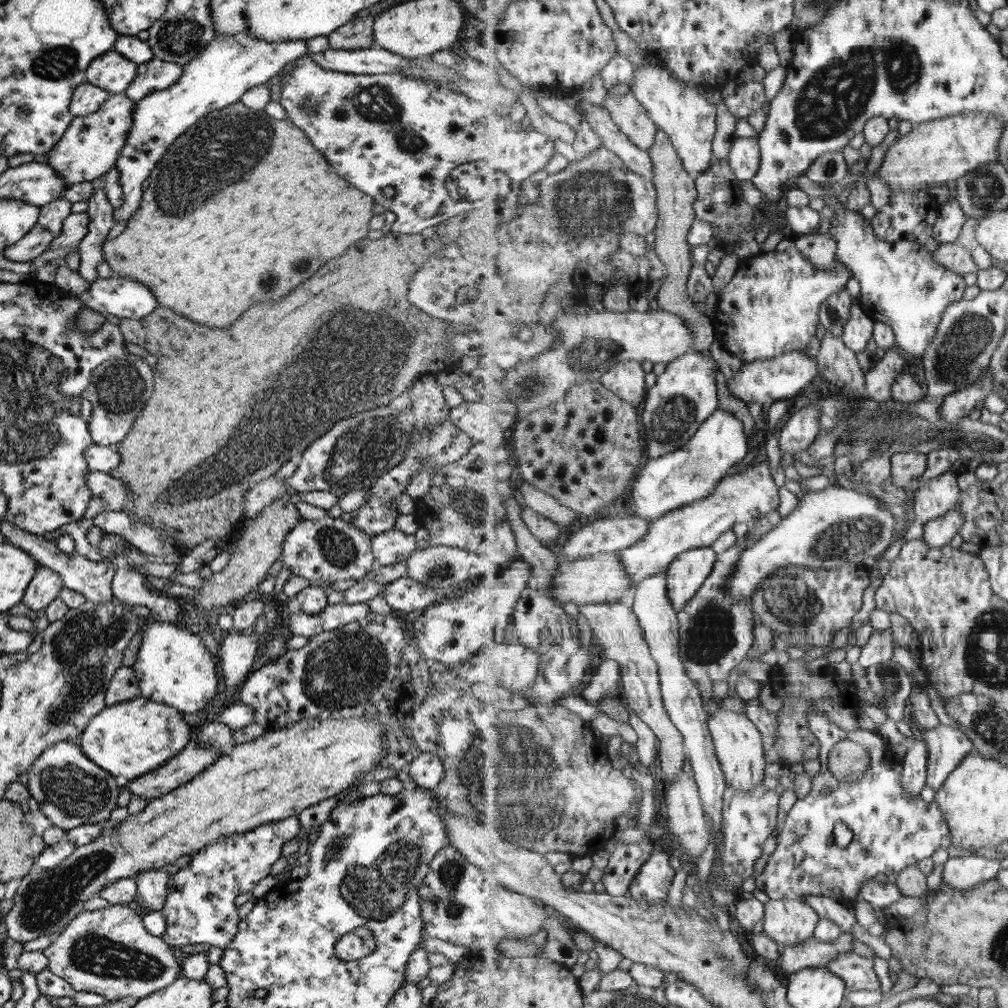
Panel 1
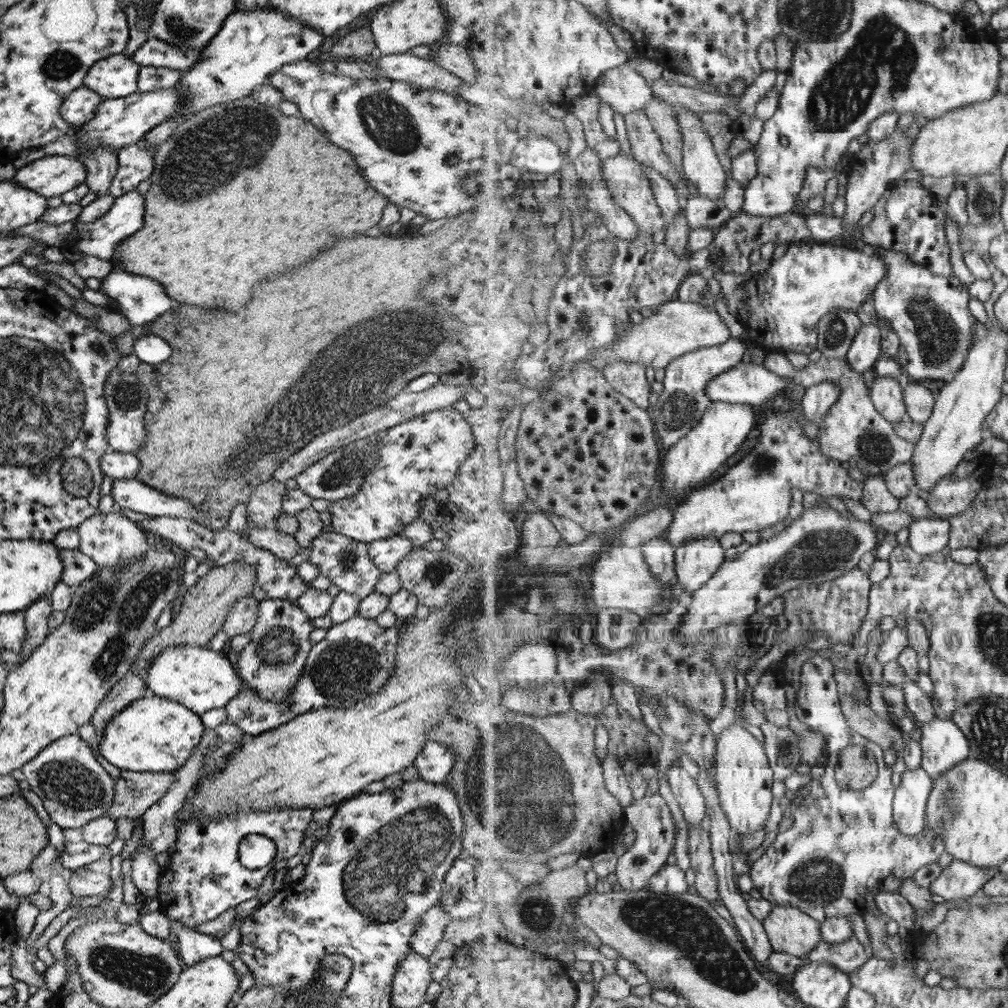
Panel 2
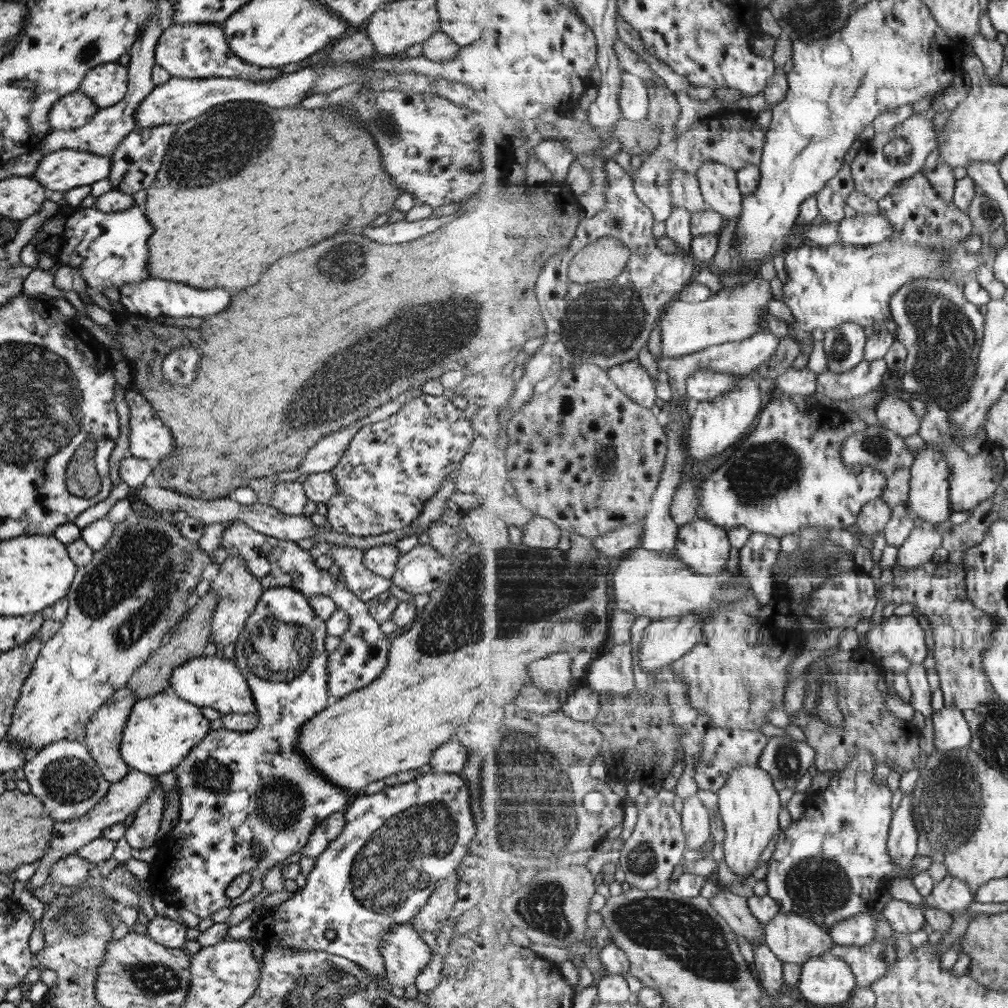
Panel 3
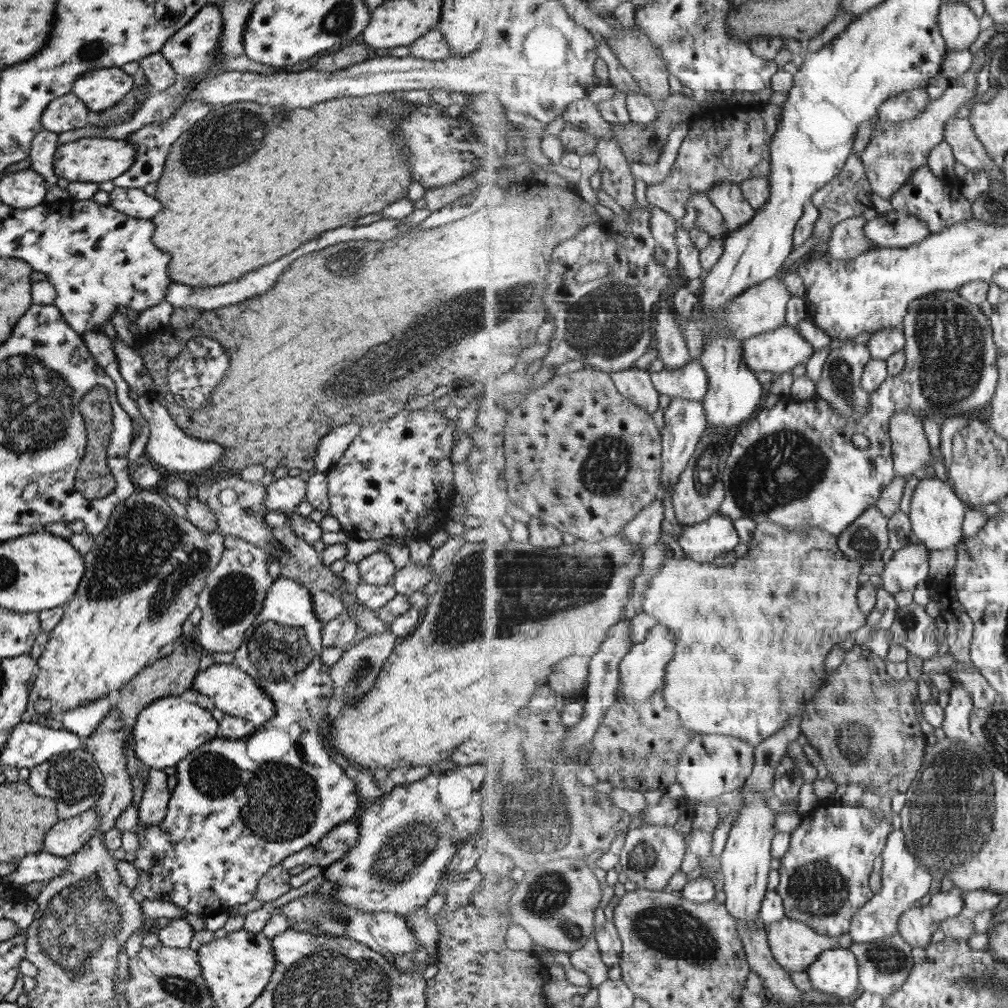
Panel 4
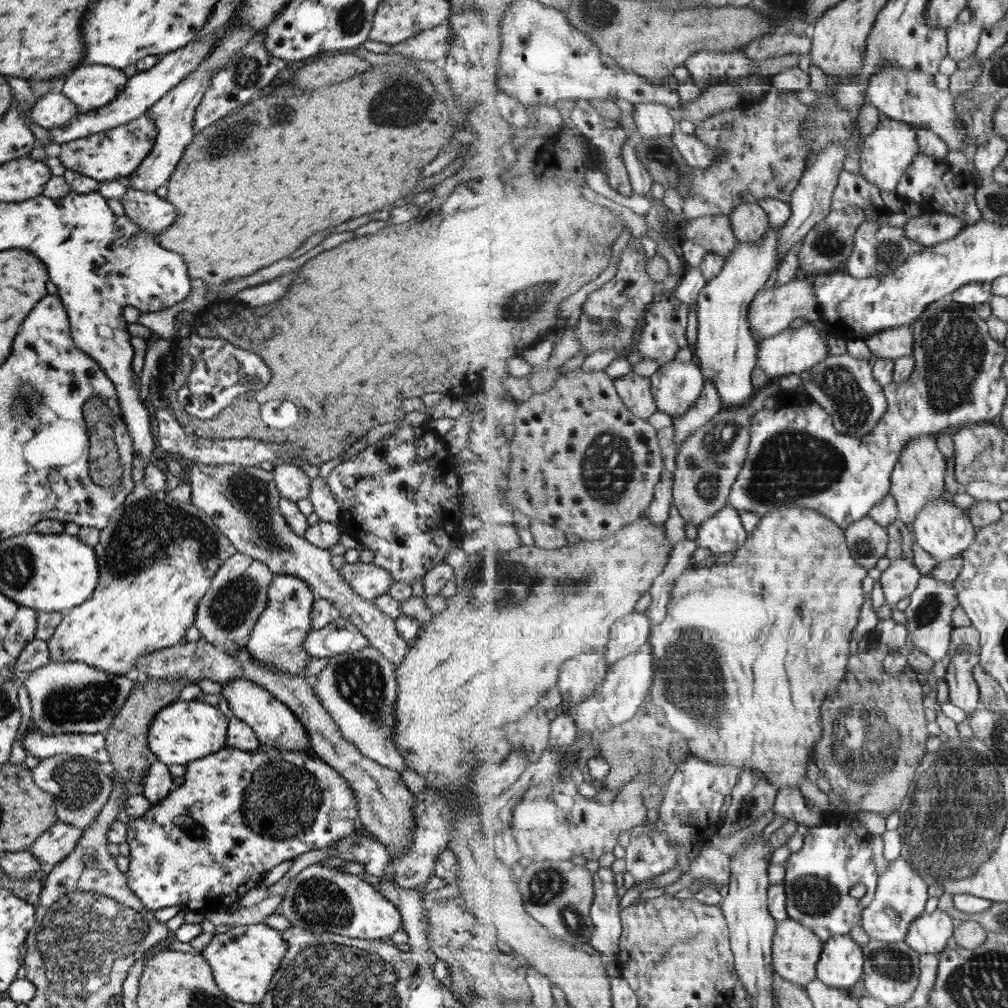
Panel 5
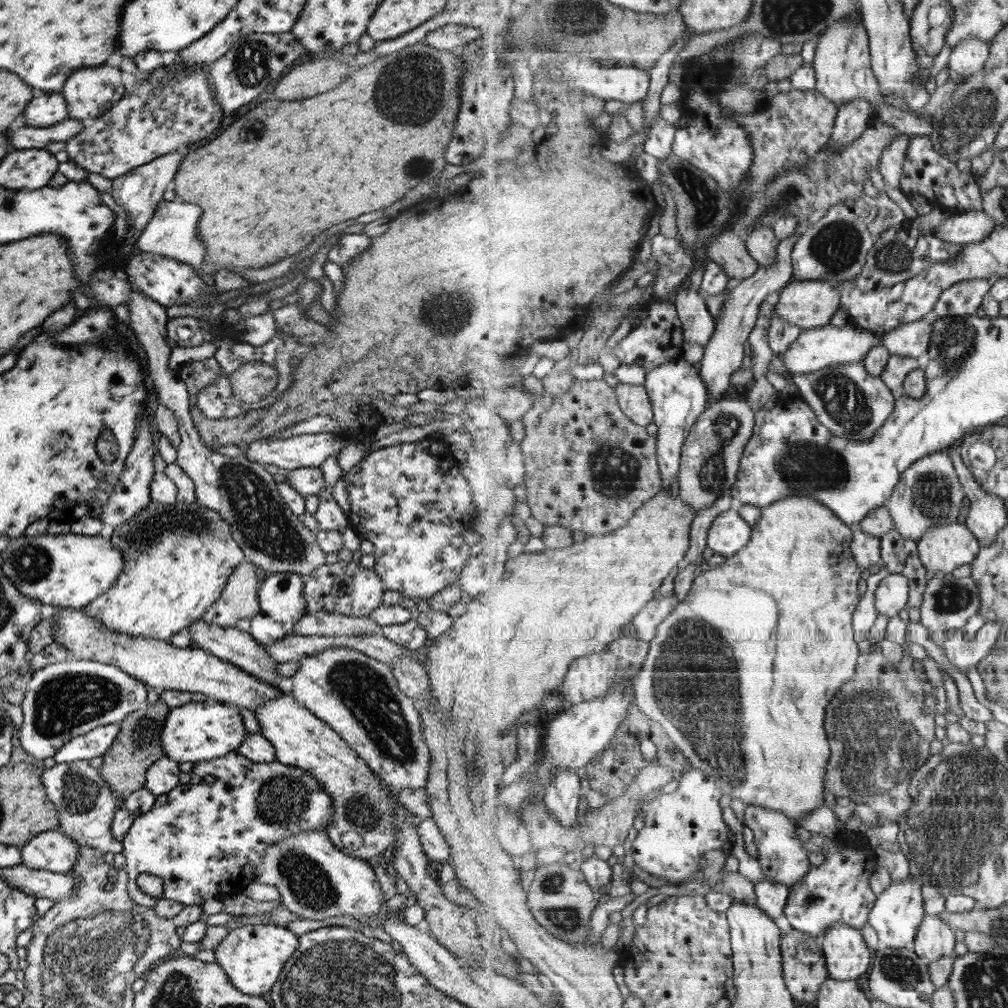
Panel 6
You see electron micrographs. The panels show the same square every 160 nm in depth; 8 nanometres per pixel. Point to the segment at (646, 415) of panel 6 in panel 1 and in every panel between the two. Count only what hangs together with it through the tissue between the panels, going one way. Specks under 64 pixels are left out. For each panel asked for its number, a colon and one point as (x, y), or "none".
1: (626, 378)
2: (629, 378)
3: (632, 378)
4: (636, 384)
5: (636, 390)

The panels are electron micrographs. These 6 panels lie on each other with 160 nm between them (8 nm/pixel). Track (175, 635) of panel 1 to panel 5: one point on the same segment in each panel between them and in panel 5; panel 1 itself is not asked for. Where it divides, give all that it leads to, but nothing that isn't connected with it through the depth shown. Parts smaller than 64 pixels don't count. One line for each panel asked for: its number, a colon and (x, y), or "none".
2: (200, 679)
3: (210, 681)
4: (232, 691)
5: (274, 725)

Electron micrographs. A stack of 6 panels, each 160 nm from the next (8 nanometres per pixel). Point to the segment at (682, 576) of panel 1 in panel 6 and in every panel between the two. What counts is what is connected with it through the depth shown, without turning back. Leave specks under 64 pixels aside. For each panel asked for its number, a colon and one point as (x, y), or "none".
2: (697, 560)
3: (705, 546)
4: (703, 542)
5: (725, 532)
6: (730, 533)

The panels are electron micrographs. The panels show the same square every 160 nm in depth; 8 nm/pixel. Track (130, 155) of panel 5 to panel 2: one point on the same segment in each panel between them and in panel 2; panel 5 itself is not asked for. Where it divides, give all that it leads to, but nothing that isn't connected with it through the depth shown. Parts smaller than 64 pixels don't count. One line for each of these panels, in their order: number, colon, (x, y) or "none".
2: (49, 176)
3: (61, 170)
4: (91, 159)

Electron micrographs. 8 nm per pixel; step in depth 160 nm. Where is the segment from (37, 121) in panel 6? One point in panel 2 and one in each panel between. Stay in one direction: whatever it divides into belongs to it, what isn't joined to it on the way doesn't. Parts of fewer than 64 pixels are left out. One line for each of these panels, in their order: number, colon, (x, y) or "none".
2: (79, 106)
3: (74, 109)
4: (66, 112)
5: (53, 110)

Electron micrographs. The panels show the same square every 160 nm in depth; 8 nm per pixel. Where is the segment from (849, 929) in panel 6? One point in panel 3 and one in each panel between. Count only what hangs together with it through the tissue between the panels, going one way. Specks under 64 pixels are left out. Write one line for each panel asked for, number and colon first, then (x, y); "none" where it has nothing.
3: (826, 980)
4: (836, 972)
5: (841, 965)

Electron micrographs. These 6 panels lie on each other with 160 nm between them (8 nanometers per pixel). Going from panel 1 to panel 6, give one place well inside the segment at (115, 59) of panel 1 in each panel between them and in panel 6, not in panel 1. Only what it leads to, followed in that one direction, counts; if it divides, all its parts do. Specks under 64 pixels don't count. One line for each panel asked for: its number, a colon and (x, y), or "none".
2: (114, 76)
3: (105, 85)
4: (99, 89)
5: (88, 87)
6: (88, 92)

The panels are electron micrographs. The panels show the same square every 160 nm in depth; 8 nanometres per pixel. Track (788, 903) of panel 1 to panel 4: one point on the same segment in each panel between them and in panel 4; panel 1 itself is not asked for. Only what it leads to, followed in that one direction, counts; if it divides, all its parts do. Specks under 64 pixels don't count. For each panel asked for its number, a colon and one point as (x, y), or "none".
2: (792, 931)
3: (793, 938)
4: (795, 945)

